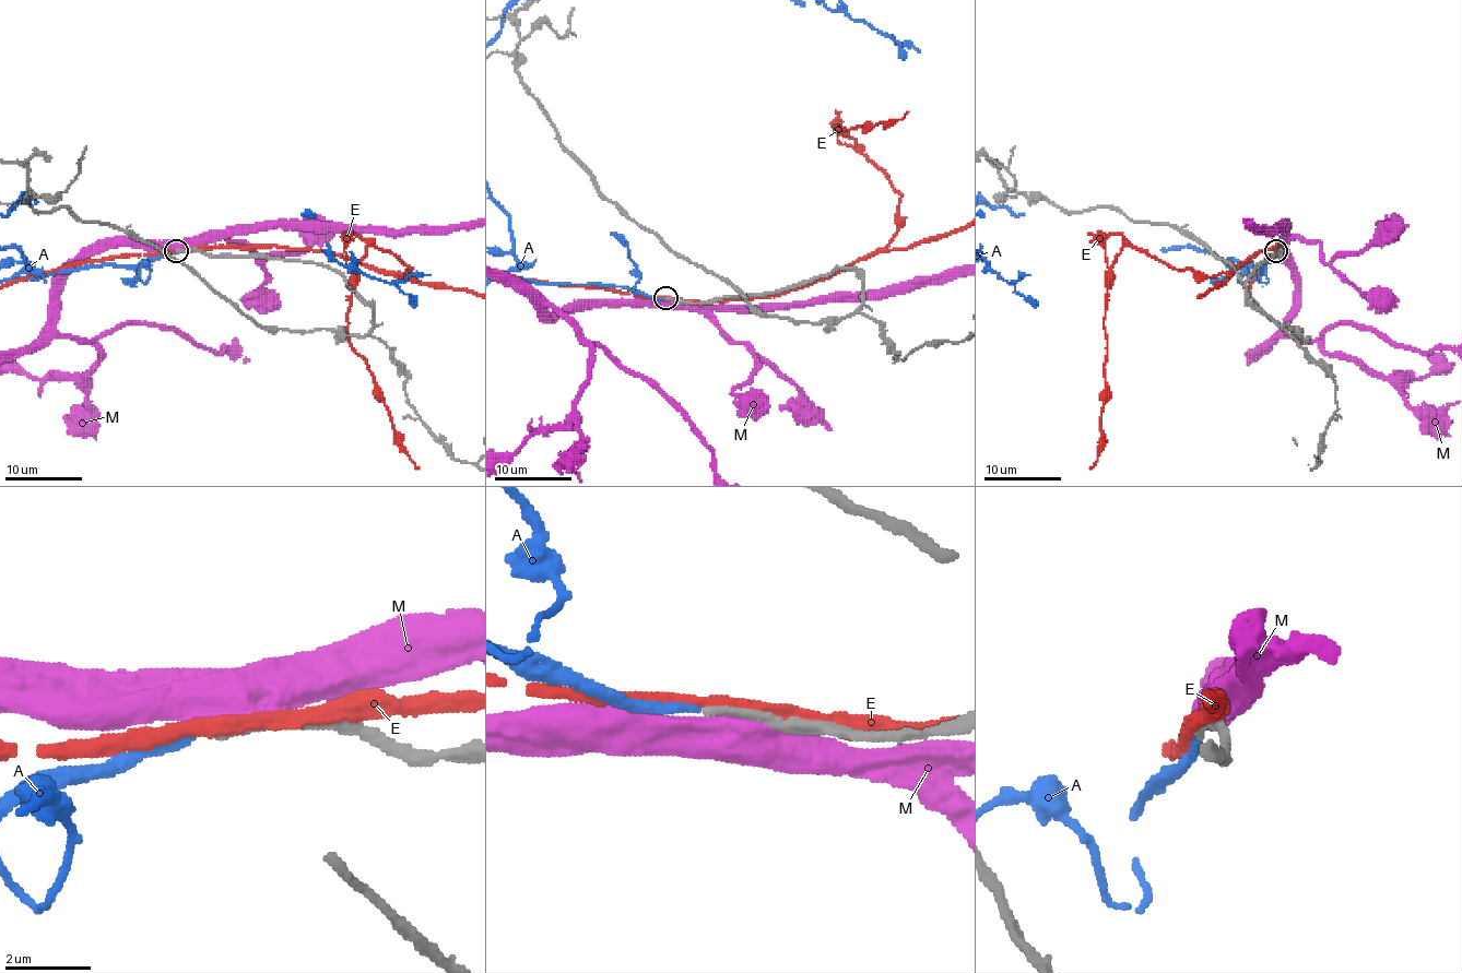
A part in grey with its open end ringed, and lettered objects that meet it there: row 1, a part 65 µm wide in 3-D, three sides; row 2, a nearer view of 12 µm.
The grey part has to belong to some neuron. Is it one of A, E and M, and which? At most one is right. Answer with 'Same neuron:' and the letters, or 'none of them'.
Same neuron: A

